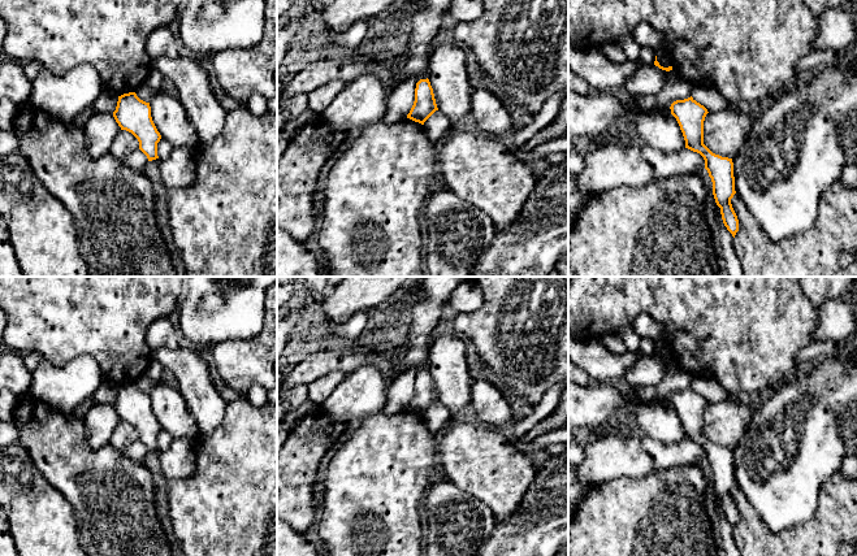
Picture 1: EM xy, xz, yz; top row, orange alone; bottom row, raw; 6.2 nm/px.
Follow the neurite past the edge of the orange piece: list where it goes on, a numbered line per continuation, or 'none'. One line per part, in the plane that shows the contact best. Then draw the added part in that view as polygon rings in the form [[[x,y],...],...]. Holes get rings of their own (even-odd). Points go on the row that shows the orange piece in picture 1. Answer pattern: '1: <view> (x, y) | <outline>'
none

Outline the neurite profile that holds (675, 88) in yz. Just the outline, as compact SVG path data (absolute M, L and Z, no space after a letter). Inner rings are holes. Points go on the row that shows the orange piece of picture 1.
M671 75L661 91L655 95L631 96L631 101L645 112L659 110L665 114L671 114L671 104L676 100L684 100L691 97L693 84Z

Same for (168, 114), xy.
M157 90L150 100L150 107L152 121L161 139L169 140L173 147L196 147L199 144L195 127L189 121L179 100Z

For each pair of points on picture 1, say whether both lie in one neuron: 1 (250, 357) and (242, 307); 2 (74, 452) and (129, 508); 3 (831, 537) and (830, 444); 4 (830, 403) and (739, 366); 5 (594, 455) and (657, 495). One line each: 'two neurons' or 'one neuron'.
1: two neurons
2: one neuron
3: two neurons
4: two neurons
5: two neurons

